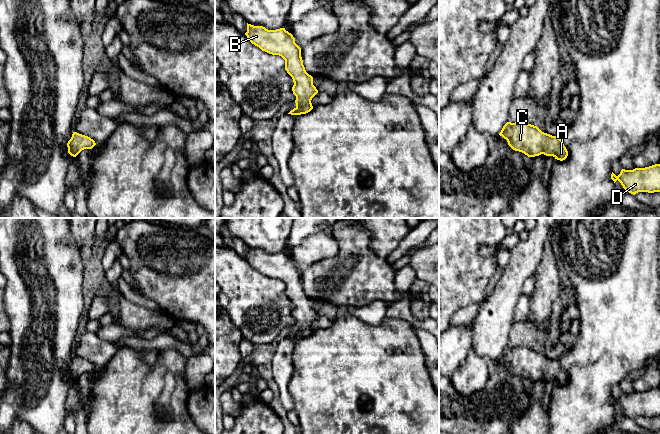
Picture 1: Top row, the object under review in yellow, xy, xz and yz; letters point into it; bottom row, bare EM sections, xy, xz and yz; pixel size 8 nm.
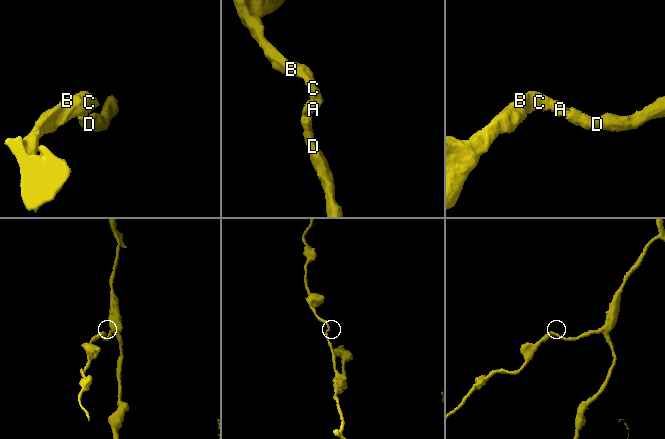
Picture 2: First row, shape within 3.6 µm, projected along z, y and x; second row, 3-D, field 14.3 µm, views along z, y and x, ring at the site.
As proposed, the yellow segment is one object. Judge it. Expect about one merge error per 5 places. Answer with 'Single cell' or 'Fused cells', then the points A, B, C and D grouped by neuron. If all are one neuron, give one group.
Single cell. Groups: A B C D

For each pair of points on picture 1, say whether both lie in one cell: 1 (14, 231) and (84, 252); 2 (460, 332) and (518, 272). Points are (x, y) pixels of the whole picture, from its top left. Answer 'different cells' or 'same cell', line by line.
1: different cells
2: same cell

